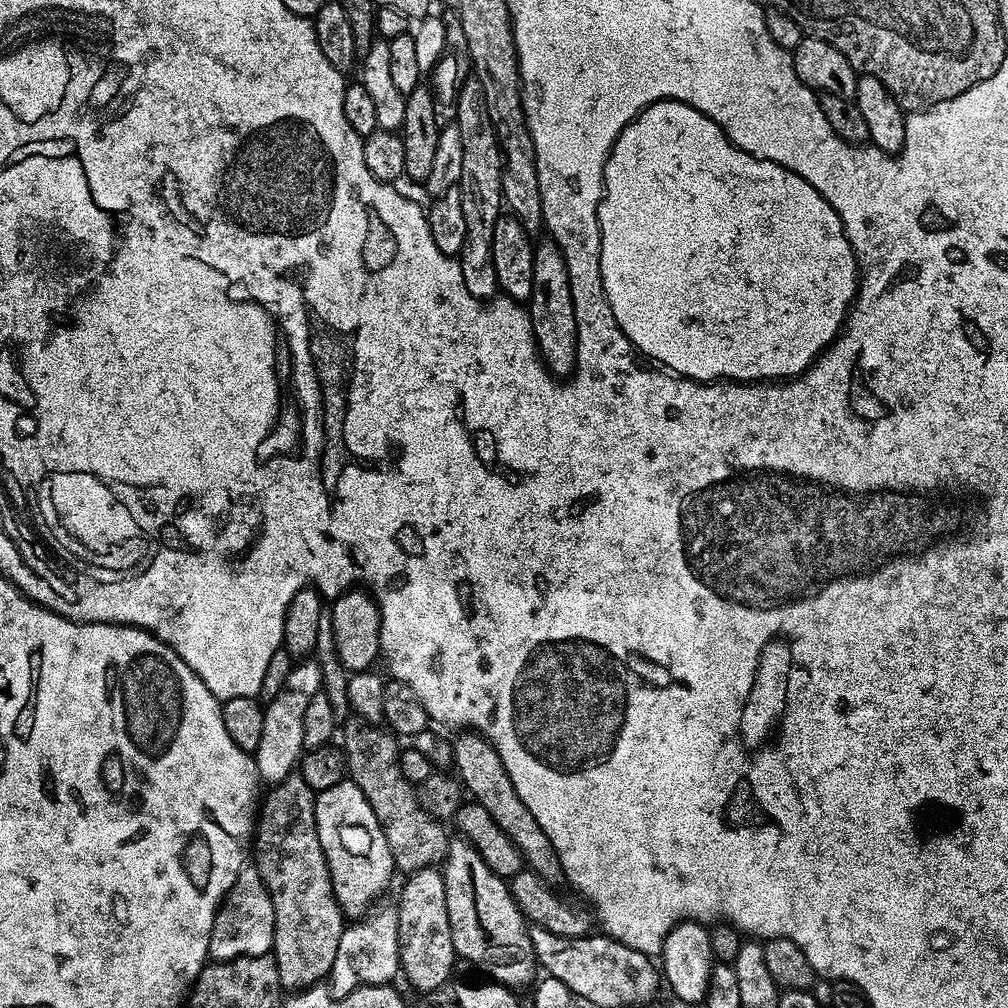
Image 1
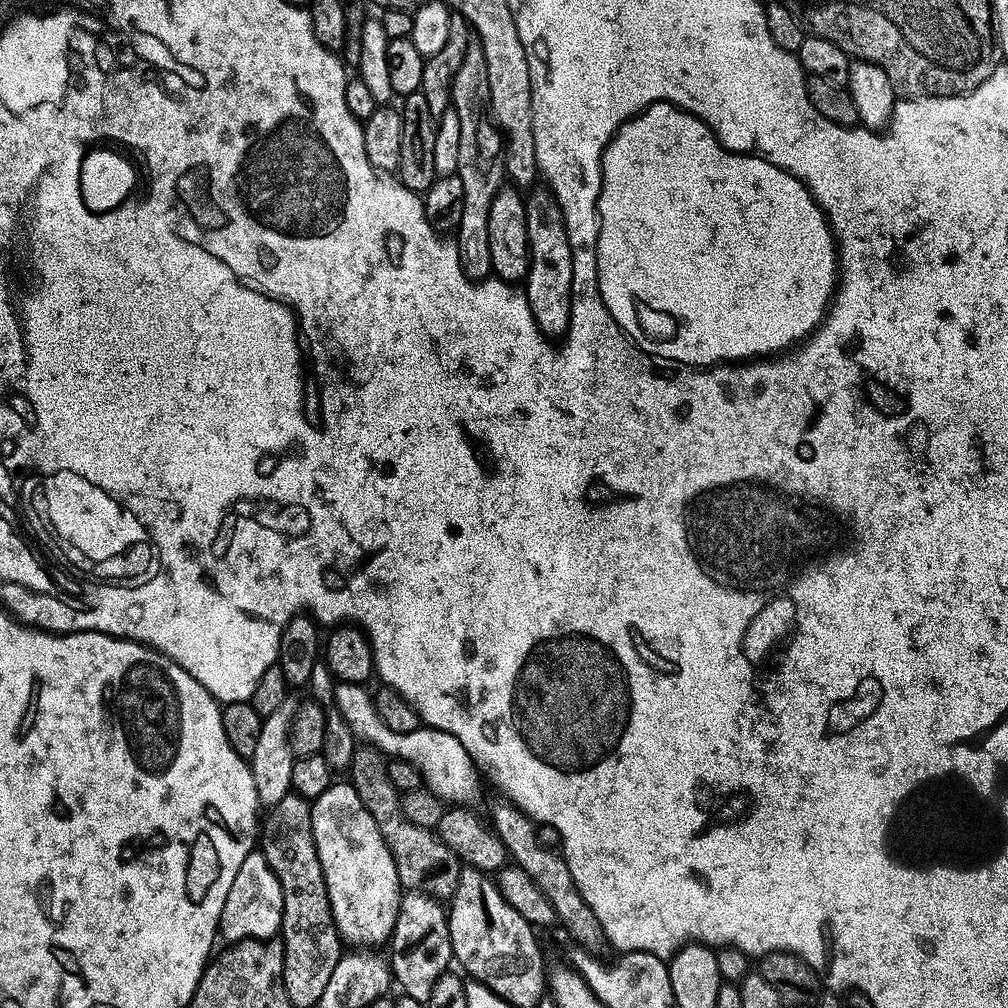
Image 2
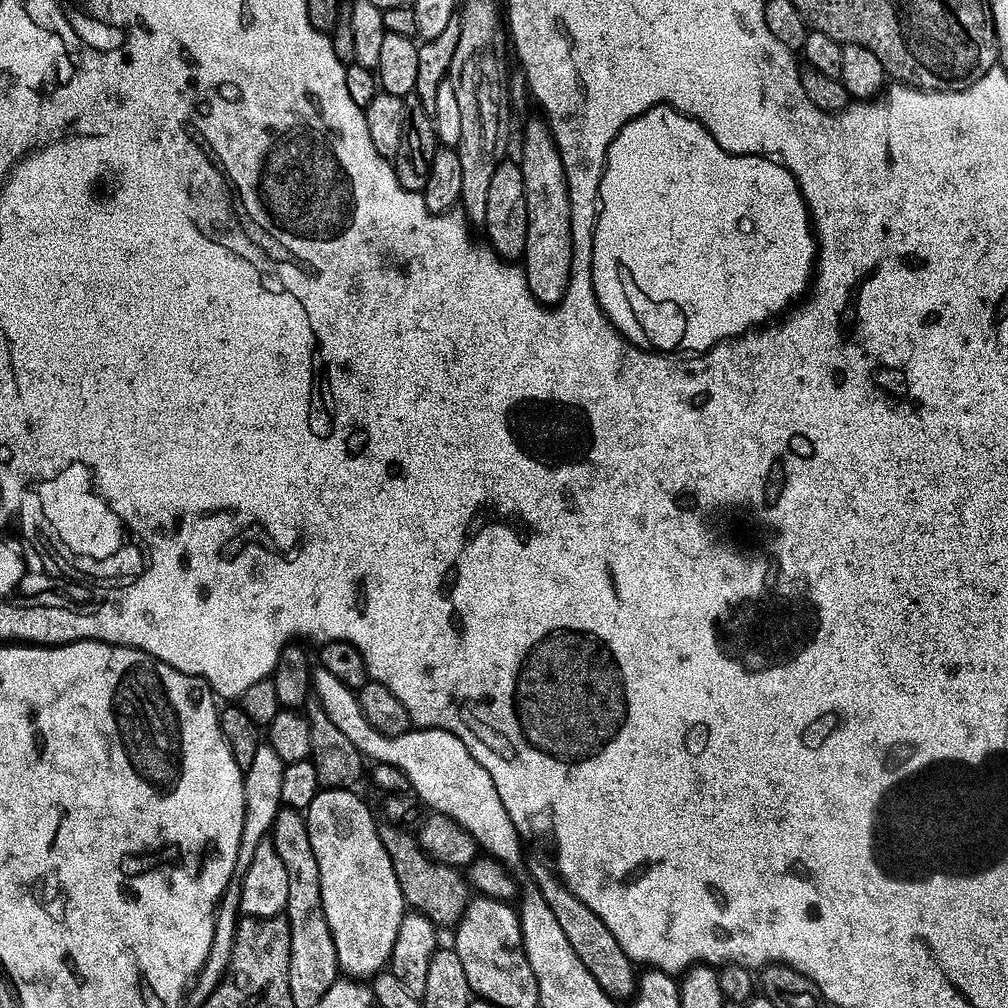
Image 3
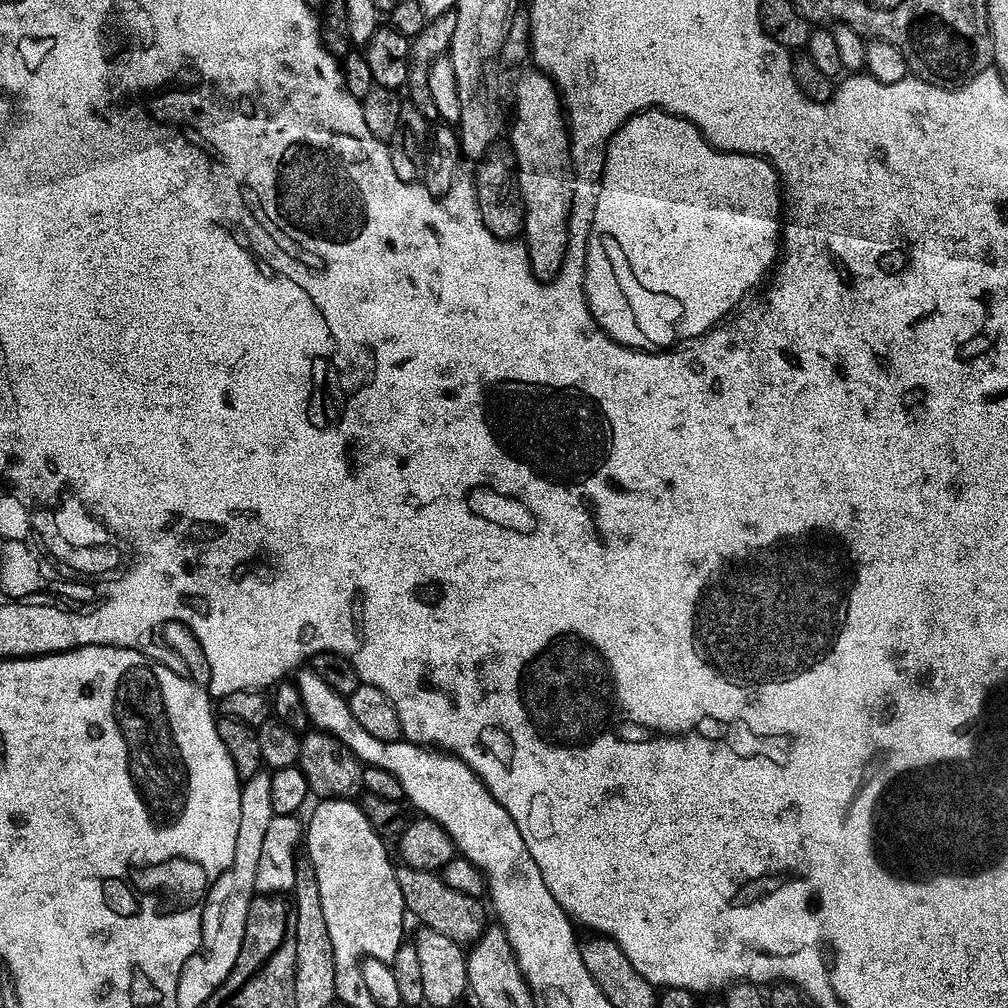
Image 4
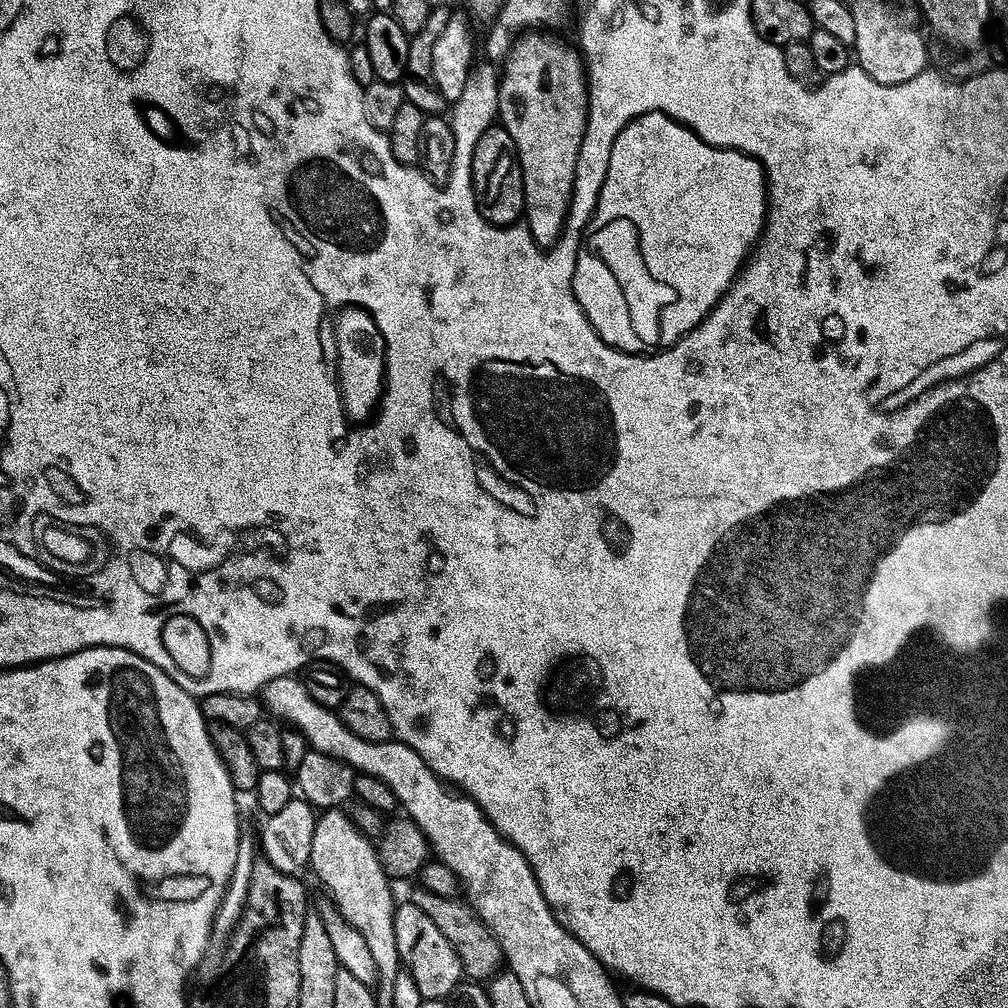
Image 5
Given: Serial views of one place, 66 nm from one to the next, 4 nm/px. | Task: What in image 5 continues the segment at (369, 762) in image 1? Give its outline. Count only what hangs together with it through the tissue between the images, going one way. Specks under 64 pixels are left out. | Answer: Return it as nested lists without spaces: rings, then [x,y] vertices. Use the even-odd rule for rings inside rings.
[[[417,890],[410,896],[411,903],[422,910],[422,914],[429,916],[442,930],[442,935],[446,937],[446,942],[454,946],[458,958],[464,967],[465,977],[472,982],[486,982],[497,975],[505,967],[506,961],[504,951],[500,949],[500,944],[492,937],[491,930],[484,925],[480,915],[472,909],[472,905],[457,897],[438,897],[425,890]]]

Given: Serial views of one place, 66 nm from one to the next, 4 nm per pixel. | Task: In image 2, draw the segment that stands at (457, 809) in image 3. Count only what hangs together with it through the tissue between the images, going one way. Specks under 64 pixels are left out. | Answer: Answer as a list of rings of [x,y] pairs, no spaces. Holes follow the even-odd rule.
[[[362,684],[336,685],[335,708],[341,711],[346,726],[350,728],[355,739],[365,745],[377,748],[386,758],[404,760],[418,770],[424,780],[424,788],[433,792],[438,799],[448,806],[472,806],[480,796],[480,778],[478,765],[472,755],[454,738],[445,732],[421,730],[410,734],[394,734],[386,722],[376,713],[376,702],[373,693]]]

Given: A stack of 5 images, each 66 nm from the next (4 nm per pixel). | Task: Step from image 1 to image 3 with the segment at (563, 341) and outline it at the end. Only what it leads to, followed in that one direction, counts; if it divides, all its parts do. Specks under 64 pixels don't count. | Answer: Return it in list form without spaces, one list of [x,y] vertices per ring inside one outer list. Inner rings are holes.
[[[536,120],[524,132],[524,160],[519,161],[526,182],[526,202],[530,214],[530,230],[526,238],[526,254],[522,261],[528,285],[534,298],[545,306],[564,303],[572,281],[574,238],[572,237],[571,194],[559,147],[547,123]]]

